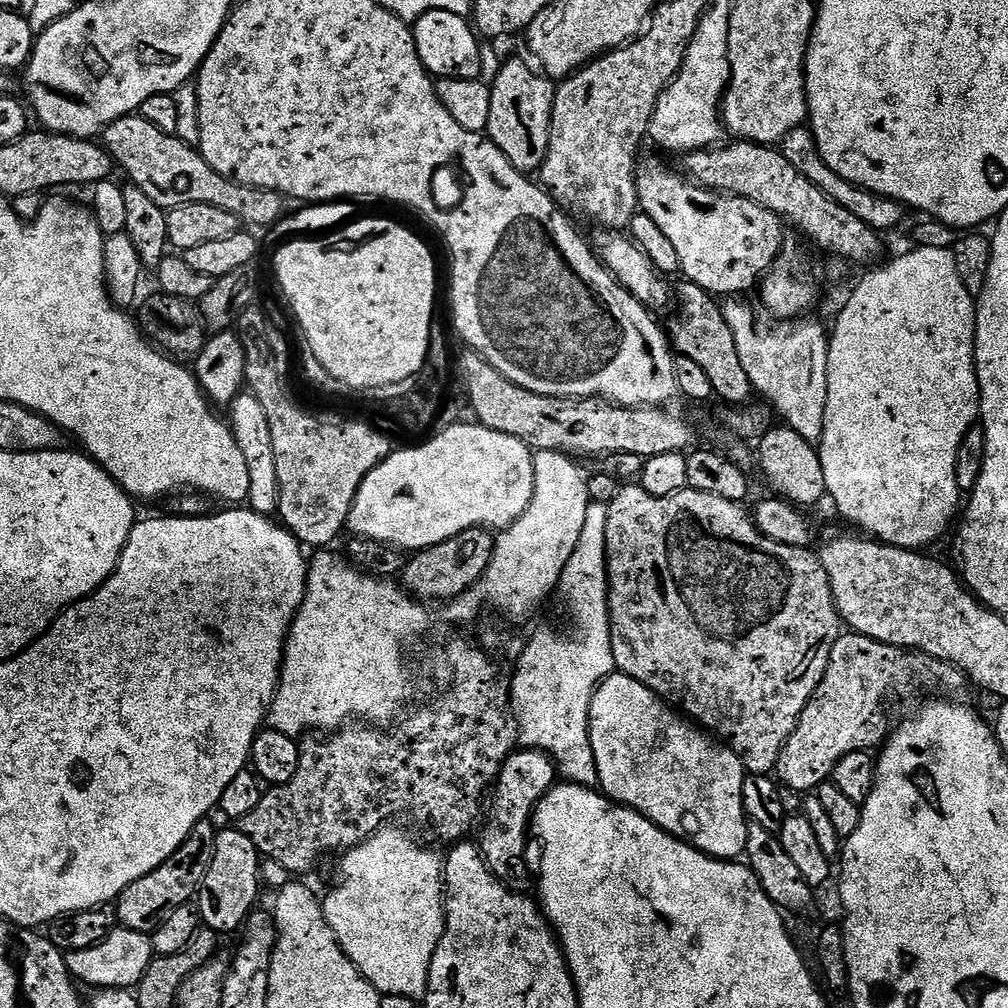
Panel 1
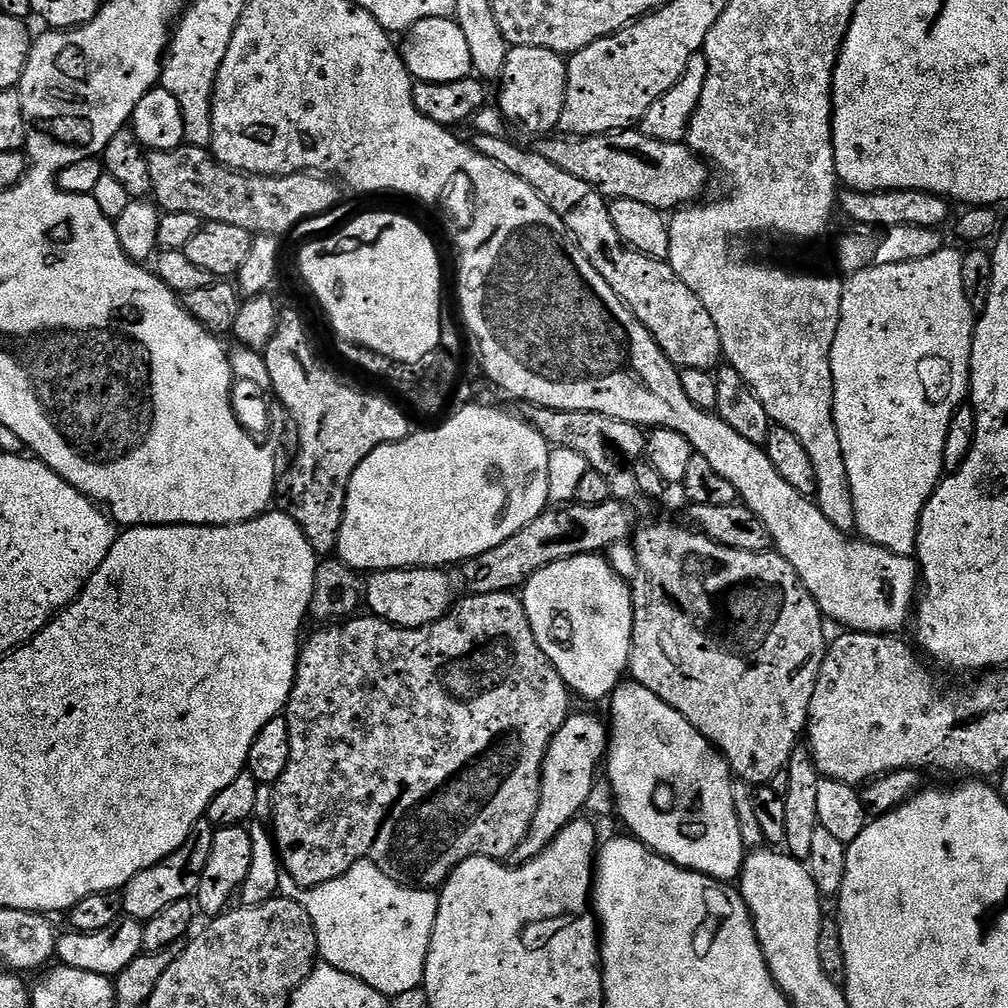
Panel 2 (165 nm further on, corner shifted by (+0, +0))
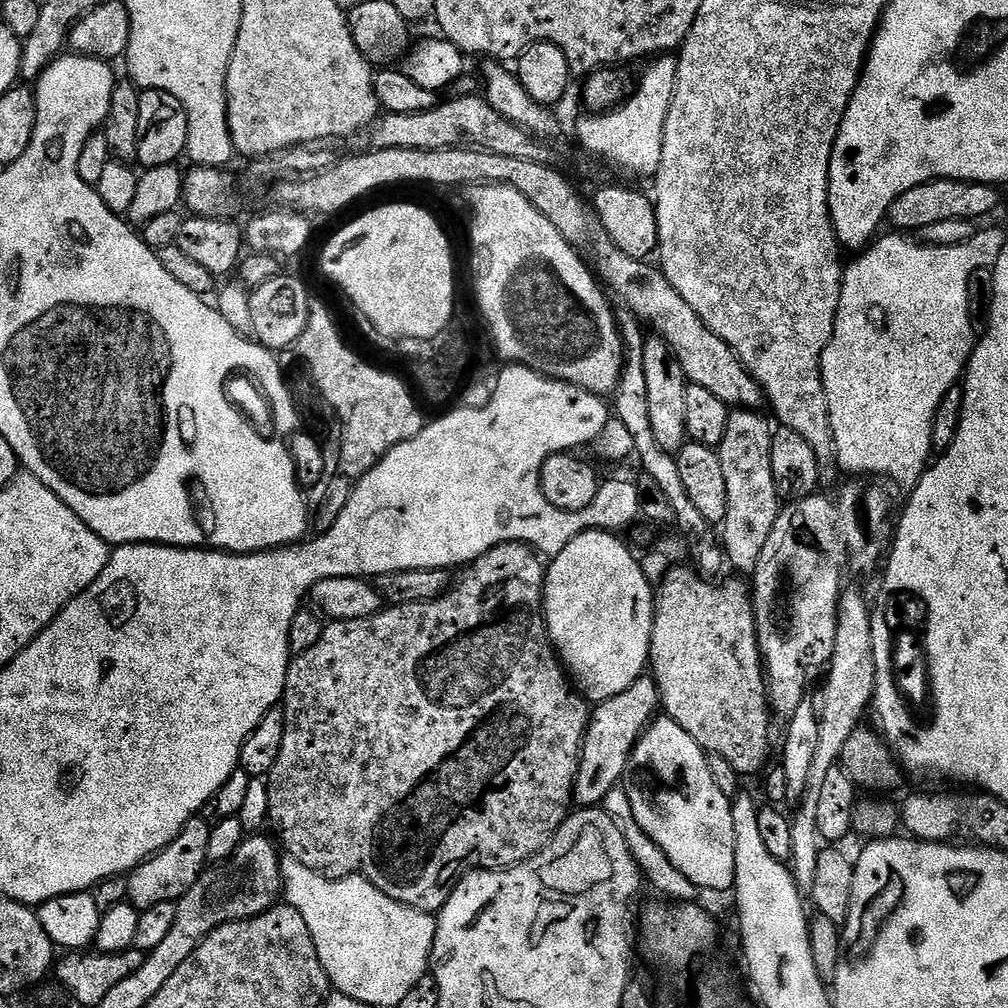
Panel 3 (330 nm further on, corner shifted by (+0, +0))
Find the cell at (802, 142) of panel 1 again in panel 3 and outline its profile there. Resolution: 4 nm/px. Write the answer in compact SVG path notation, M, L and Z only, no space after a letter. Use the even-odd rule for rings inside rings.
M931 180L925 184L914 186L914 190L906 190L890 206L888 211L887 223L893 224L893 229L899 230L904 234L912 234L926 226L935 226L937 222L947 222L949 218L958 218L959 220L970 220L979 222L983 216L988 216L996 208L1000 196L995 187L991 184L967 184L964 180Z

